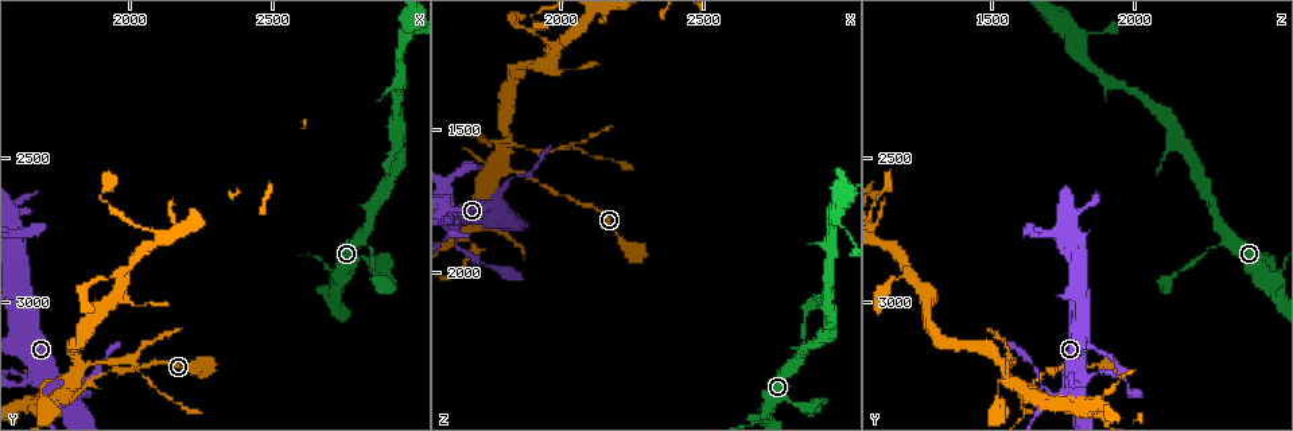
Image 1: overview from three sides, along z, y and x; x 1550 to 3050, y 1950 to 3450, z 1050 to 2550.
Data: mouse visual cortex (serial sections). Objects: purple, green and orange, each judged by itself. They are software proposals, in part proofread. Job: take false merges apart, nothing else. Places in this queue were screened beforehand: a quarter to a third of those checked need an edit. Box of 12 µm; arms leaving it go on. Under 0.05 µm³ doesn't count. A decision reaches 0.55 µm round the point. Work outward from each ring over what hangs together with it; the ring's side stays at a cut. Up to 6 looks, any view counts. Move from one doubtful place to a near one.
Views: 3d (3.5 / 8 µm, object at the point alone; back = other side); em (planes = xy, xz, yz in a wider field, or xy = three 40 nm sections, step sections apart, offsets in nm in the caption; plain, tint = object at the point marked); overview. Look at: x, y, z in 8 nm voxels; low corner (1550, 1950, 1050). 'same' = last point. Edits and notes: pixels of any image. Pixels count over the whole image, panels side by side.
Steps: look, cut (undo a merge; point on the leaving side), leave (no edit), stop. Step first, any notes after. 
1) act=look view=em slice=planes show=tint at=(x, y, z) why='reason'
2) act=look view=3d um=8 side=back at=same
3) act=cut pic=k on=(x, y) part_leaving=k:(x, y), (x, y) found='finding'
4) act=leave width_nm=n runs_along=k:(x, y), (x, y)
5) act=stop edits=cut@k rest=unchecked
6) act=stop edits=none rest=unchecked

act=look view=3d um=8 at=(1820, 3300, 1630) why='sharp bend'

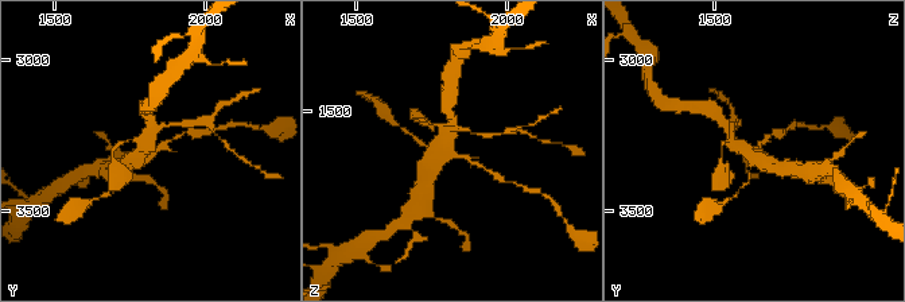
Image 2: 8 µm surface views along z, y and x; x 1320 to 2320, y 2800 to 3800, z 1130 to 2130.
act=look view=3d um=3.5 at=(1820, 3300, 1640) why='closer look'

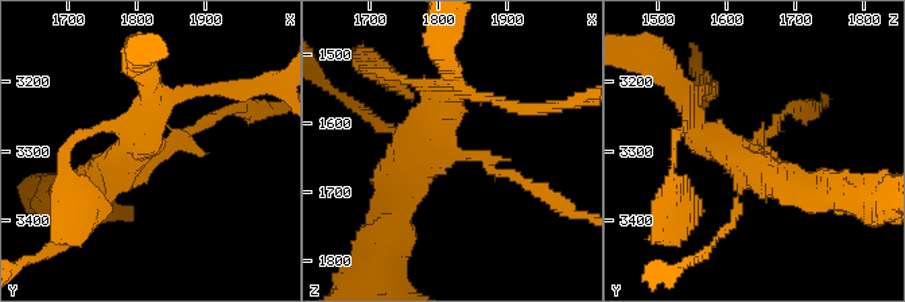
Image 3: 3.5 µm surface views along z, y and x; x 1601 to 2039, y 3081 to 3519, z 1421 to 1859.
act=leave arm_widths_nm=100,150,350,400 runs_along=3:(520, 179), (442, 146), (450, 86) found='one cell here'

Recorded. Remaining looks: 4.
act=look view=3d um=3.5 at=(1660, 3290, 1820) why='thin arm on a thick one'

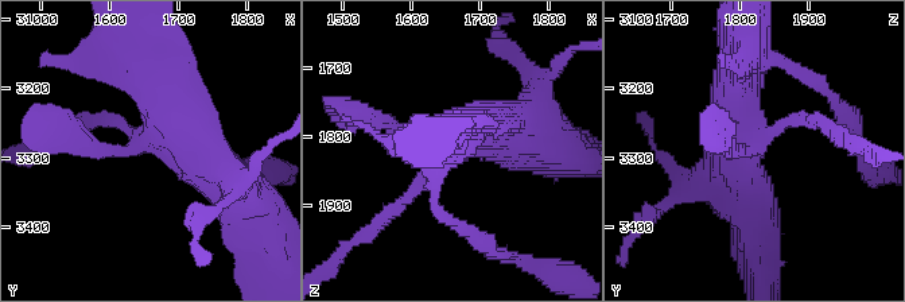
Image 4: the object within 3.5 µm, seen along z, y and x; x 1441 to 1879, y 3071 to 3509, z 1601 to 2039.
act=look view=em slice=xy step=1 show=tint at=(1650, 3280, 1825) arms=3 arm_widths_nm=150,200,500

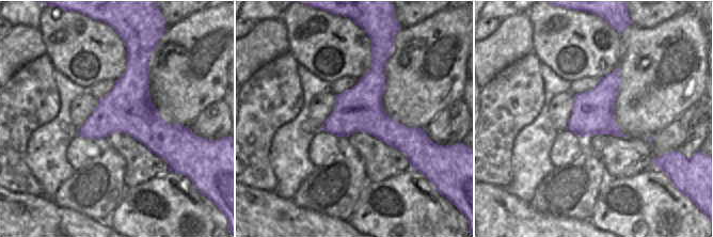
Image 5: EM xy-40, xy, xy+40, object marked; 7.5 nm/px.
act=leave runs_along=4:(167, 69), (143, 143), (101, 151), (77, 127) found='one cell here'

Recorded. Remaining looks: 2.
act=look view=3d um=3.5 at=(2830, 2810, 2280) why='thick turns thin'

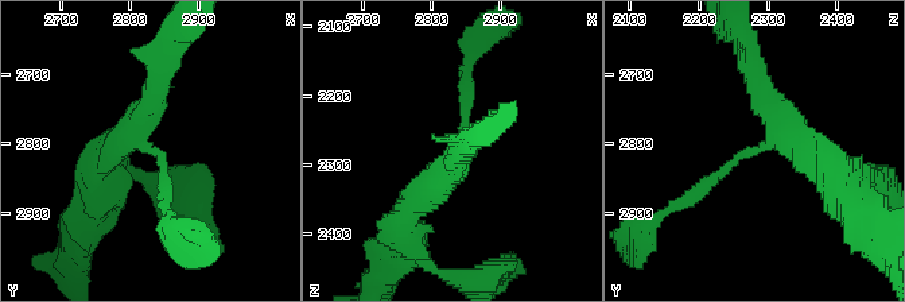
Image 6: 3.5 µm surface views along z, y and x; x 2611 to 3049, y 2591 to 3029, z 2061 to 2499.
act=look view=em slice=xy step=5 show=tint at=(2825, 2805, 2280)

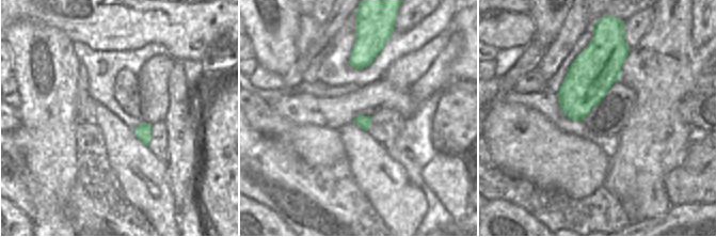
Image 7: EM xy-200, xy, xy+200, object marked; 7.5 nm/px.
act=leave arm_widths_nm=150,300,350 runs_along=6:(403, 215), (461, 139), (469, 86) found='all the same cell'

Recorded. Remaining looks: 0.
act=stop edits=none rest=unchecked

